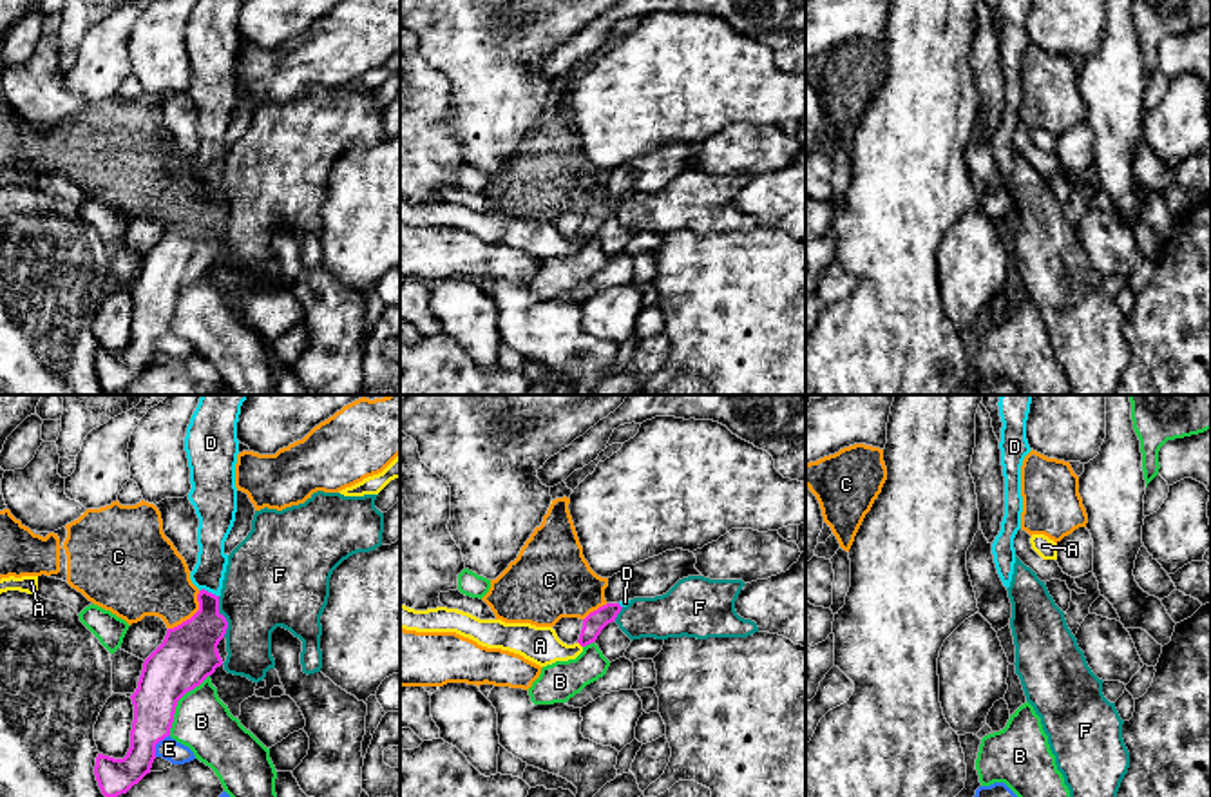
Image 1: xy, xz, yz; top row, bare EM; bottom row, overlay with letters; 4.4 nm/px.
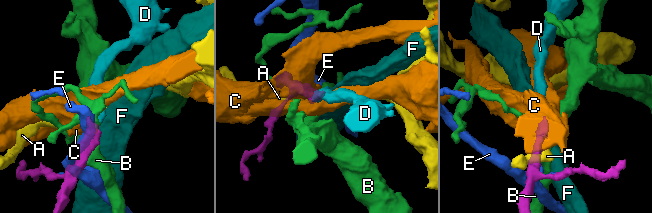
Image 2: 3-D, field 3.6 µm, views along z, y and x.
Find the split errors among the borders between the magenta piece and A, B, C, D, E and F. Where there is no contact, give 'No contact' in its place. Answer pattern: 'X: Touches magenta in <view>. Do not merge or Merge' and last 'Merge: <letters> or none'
A: Touches magenta in xz. Do not merge
B: Touches magenta in xy. Do not merge
C: Touches magenta in xy. Do not merge
D: Touches magenta in xy. Merge
E: Touches magenta in xy. Do not merge
F: Touches magenta in xy. Do not merge
Merge: D

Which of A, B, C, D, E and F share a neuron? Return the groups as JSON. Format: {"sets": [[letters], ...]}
{"sets": [["A"], ["B"], ["C"], ["D"], ["E"], ["F"]]}

